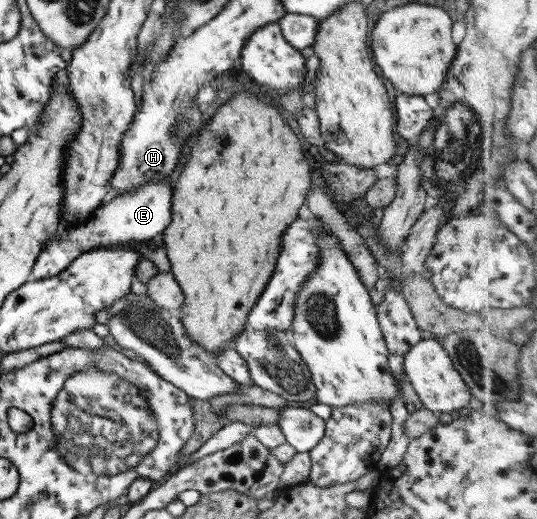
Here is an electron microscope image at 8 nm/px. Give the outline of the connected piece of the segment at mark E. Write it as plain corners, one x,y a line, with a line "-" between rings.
168,180
162,182
147,182
133,192
116,194
111,199
101,202
101,206
93,212
91,218
77,226
61,226
60,238
48,241
44,250
37,254
31,267
29,280
51,278
65,270
71,261
81,253
93,249
111,248
125,242
149,241
161,234
169,224
169,202
171,202
171,187

